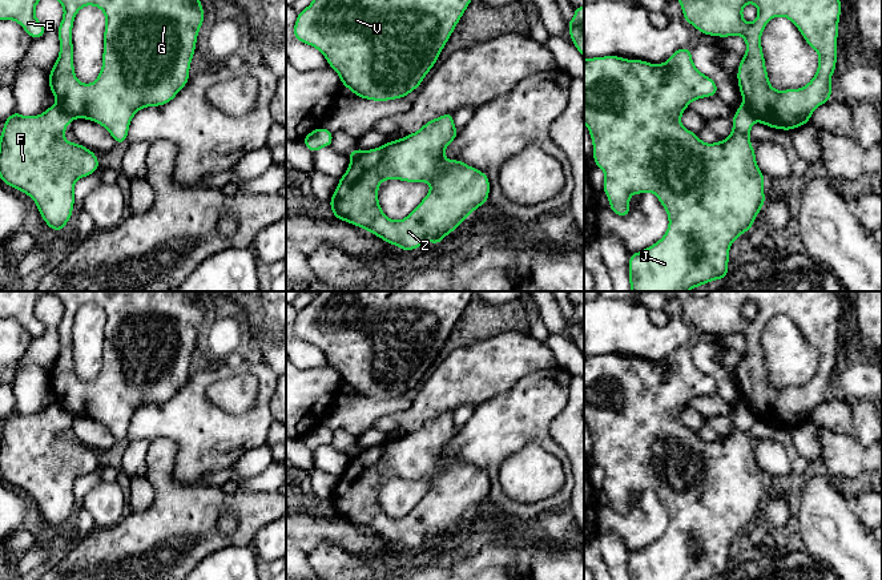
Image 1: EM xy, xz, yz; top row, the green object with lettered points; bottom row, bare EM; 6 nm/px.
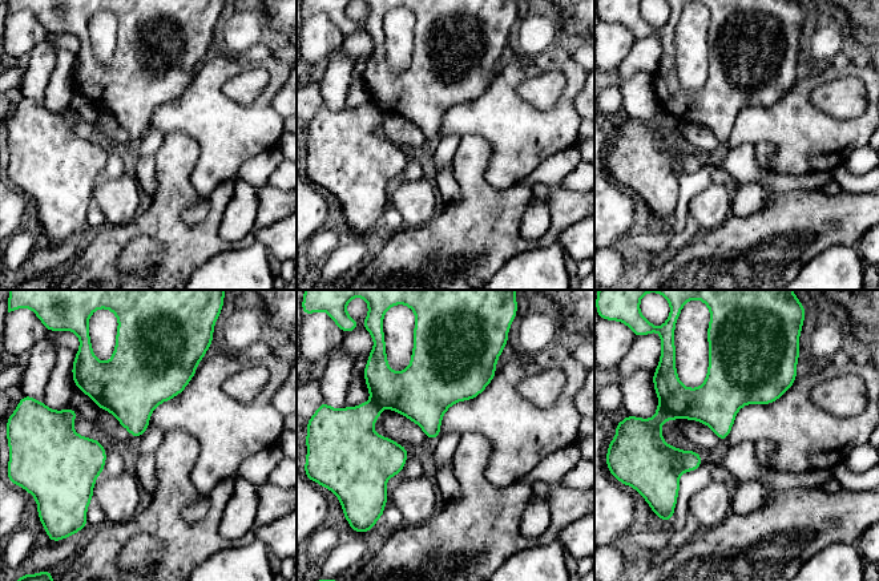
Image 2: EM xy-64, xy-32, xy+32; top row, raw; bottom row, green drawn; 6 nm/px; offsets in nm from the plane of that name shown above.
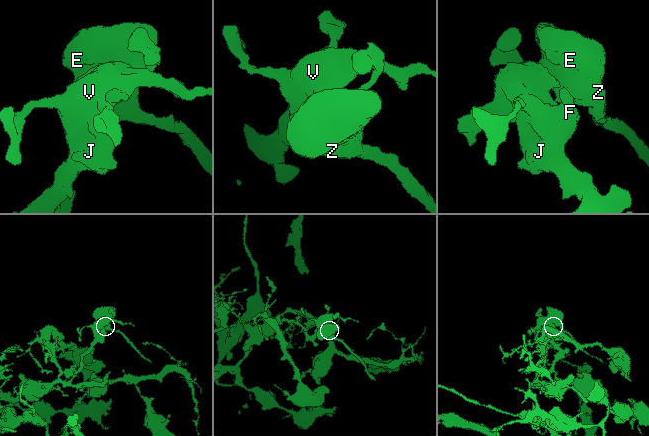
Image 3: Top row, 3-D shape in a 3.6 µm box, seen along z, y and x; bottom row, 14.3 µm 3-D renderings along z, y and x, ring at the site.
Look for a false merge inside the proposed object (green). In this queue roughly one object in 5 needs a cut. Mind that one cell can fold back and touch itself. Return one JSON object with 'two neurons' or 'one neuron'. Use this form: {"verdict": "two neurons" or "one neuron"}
{"verdict": "two neurons"}

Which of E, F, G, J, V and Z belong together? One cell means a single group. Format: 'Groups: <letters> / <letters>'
Groups: E G Z / F J V

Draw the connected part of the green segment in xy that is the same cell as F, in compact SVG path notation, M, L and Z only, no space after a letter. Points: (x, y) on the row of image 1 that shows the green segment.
M59 105L33 117L15 110L0 133L0 180L29 196L56 233L72 217L76 181L100 168L94 152L63 137L72 120Z

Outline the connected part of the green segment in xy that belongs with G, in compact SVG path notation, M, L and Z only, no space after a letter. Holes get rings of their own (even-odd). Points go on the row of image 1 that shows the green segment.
M59 0L64 8L57 28L60 53L48 76L49 89L57 105L74 118L86 118L104 126L116 144L125 144L133 116L146 106L170 102L188 84L192 57L205 12L200 0ZM85 5L98 7L105 13L102 69L93 84L82 84L74 76L72 28L77 12Z

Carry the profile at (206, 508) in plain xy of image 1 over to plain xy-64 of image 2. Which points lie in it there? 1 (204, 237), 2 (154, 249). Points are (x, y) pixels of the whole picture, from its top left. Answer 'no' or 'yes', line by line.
1: yes
2: no

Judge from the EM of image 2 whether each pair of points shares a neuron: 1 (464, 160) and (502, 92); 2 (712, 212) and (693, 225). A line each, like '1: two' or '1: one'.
1: two
2: two

